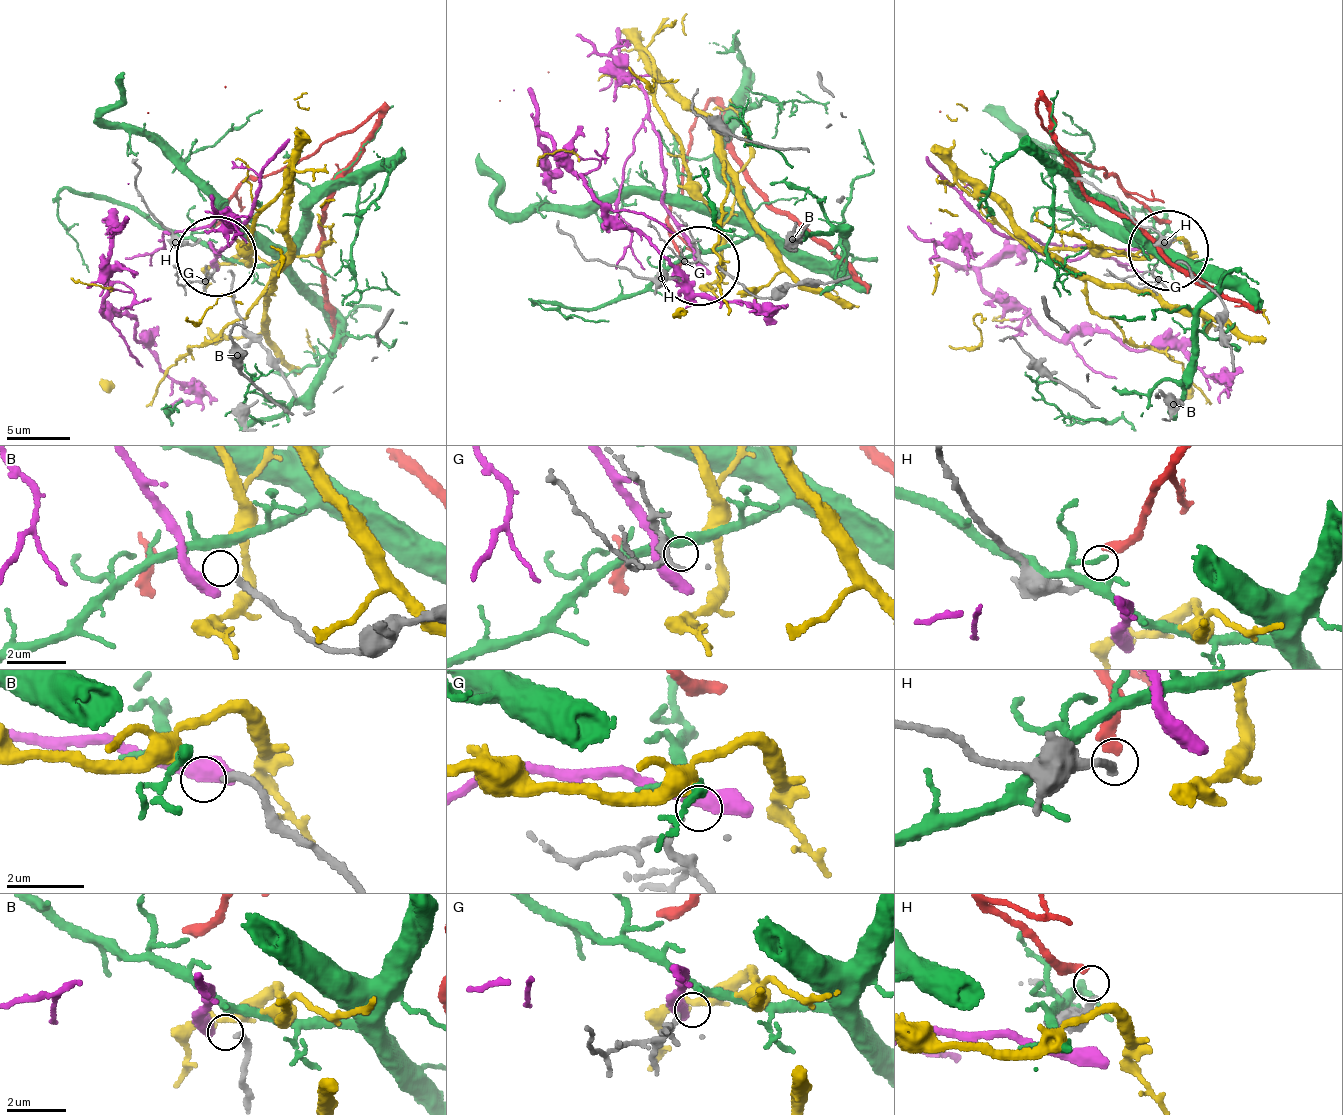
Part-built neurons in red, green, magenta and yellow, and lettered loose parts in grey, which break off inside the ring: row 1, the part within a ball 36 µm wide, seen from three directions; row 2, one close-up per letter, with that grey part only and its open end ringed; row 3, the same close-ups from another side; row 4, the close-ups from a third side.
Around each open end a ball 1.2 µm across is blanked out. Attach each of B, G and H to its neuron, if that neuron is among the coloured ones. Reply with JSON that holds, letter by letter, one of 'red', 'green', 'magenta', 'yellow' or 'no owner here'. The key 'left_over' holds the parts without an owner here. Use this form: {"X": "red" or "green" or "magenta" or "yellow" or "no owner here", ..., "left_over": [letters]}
{"B": "no owner here", "G": "green", "H": "red", "left_over": ["B"]}

